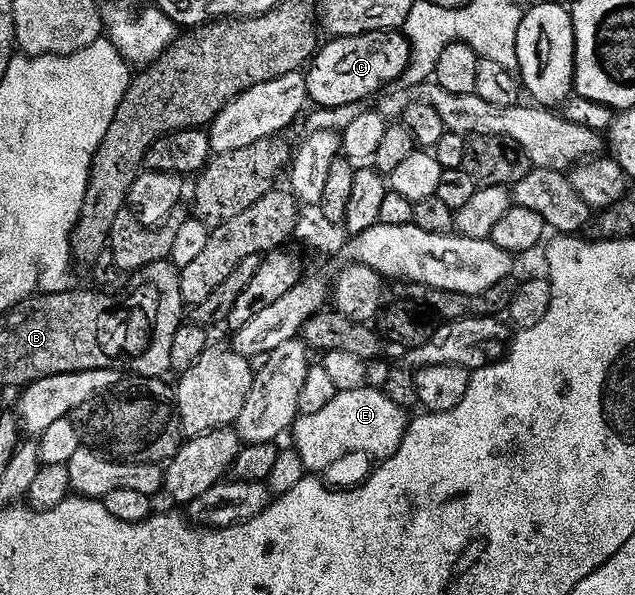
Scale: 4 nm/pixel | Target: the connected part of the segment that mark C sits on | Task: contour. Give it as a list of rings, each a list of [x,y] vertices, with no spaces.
[[[398,30],[369,32],[363,36],[340,36],[329,42],[331,44],[323,43],[319,47],[305,73],[307,97],[322,108],[346,108],[369,96],[377,97],[397,82],[410,65],[410,44]]]

